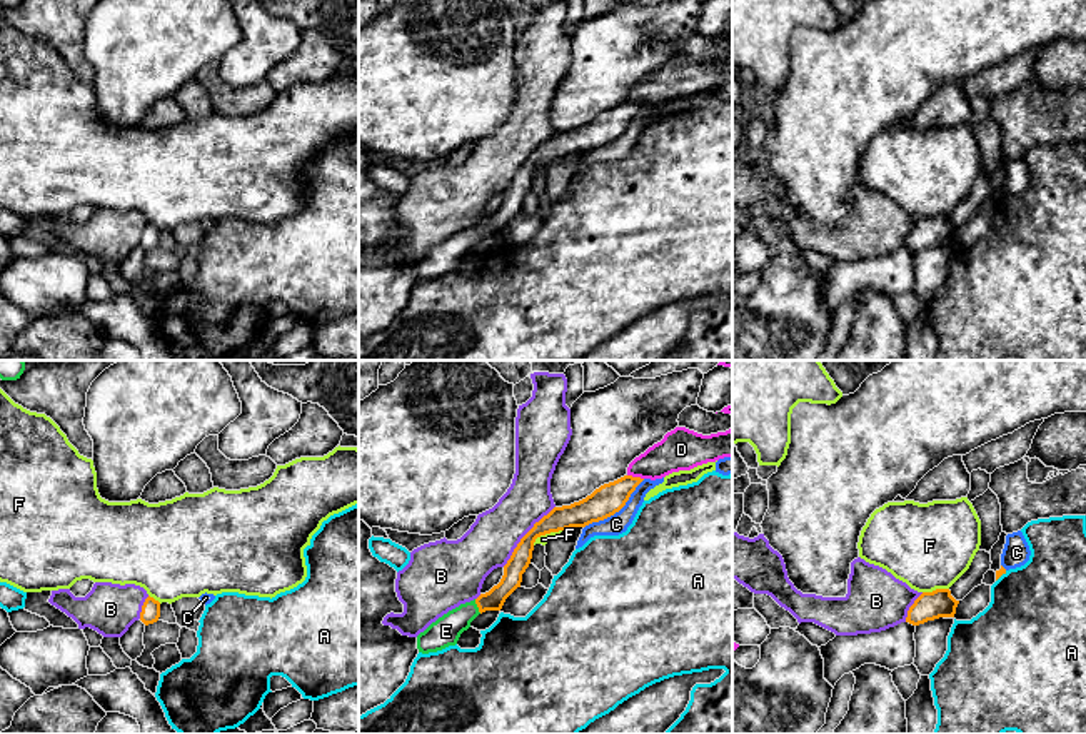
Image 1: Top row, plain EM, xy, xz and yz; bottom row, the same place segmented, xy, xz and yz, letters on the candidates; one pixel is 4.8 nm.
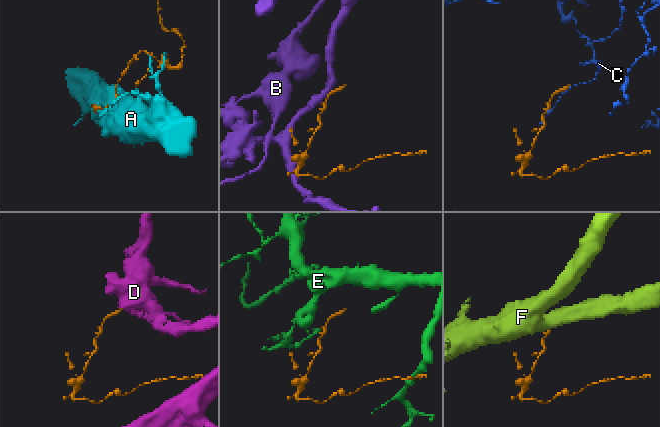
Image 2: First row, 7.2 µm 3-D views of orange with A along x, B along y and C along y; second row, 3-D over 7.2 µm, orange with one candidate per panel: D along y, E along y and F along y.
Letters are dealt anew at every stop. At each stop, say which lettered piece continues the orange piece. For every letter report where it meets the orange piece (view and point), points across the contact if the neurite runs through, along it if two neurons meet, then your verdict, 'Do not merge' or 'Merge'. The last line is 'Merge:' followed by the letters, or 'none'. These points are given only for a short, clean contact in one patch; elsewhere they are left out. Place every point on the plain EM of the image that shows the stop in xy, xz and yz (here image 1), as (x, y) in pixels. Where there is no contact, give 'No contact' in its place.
A: Touches orange at yz (1001, 201). Do not merge
B: Touches orange at xz (524, 162). Boundary: xz (554, 132), (521, 165), (502, 192). Do not merge
C: Touches orange at xz (616, 137). Do not merge
D: Touches orange at xz (636, 104). Boundary: xz (628, 100), (643, 105). Do not merge
E: Touches orange at xz (477, 232). Merge
F: Touches orange at yz (935, 217). Do not merge
Merge: E

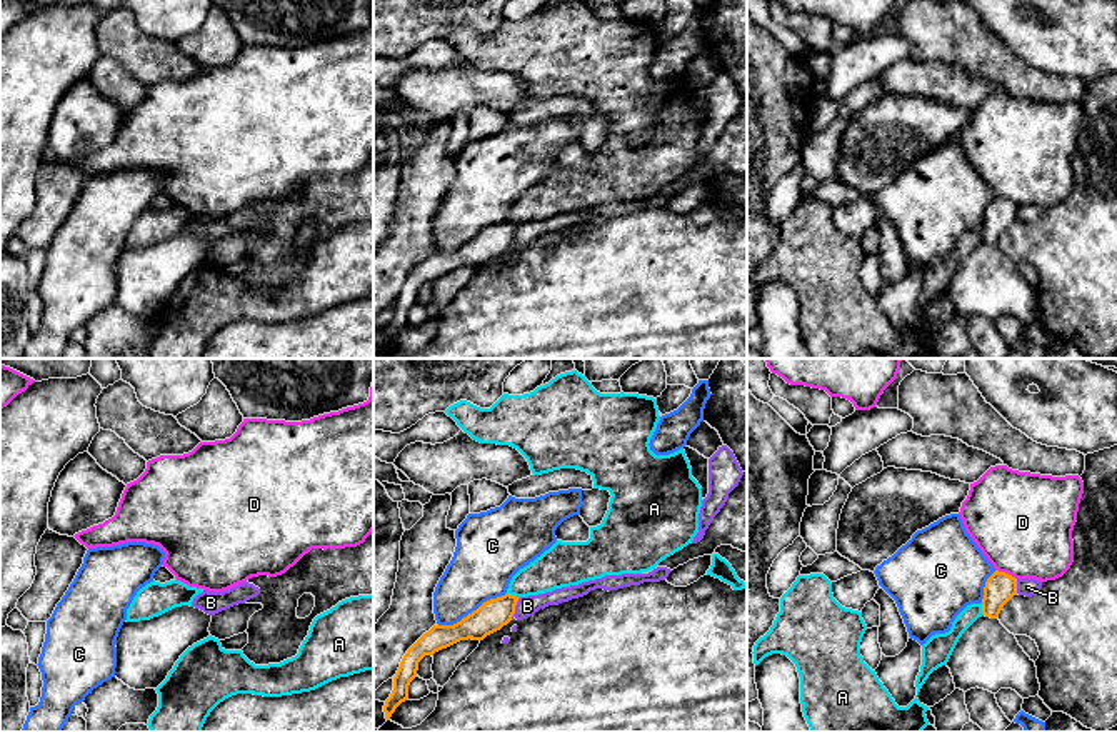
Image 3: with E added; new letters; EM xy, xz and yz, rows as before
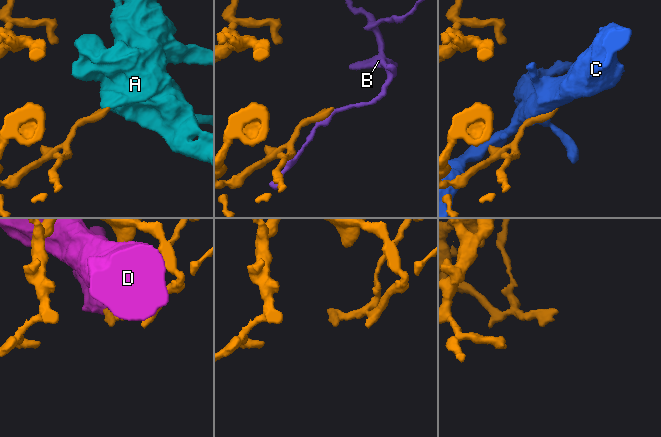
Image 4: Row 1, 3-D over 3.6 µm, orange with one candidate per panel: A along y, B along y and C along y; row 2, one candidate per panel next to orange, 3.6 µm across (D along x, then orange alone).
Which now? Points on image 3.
A: Touches orange at xz (514, 222). Do not merge
B: Touches orange at xz (514, 234). Do not merge
C: Touches orange at xz (472, 239). Do not merge
D: Touches orange at yz (1006, 200). Do not merge
Merge: none

